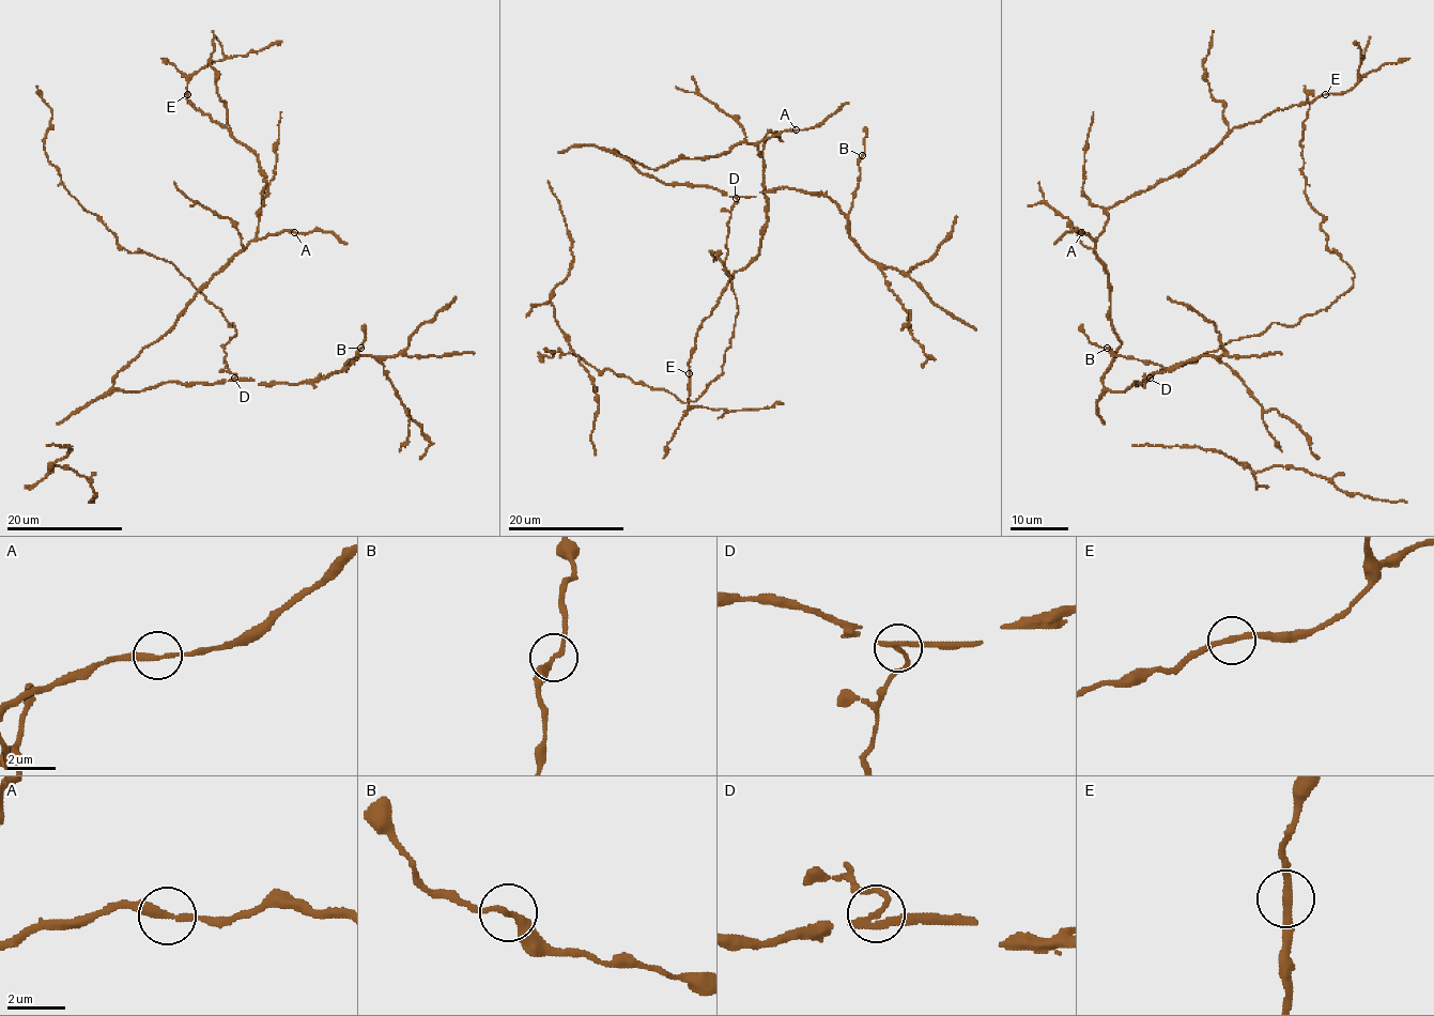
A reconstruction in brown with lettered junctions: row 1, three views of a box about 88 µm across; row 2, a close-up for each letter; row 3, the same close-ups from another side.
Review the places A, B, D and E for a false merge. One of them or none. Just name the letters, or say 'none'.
D

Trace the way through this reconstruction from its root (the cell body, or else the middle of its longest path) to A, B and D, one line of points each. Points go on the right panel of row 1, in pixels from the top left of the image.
A: (1109, 390), (1104, 374), (1121, 341), (1110, 321), (1106, 265), (1096, 256), (1094, 241), (1081, 232)
B: (1109, 390), (1144, 383), (1149, 381), (1139, 383), (1166, 369), (1116, 356), (1108, 348)
D: (1109, 390), (1125, 390), (1135, 382), (1144, 383), (1150, 378)

